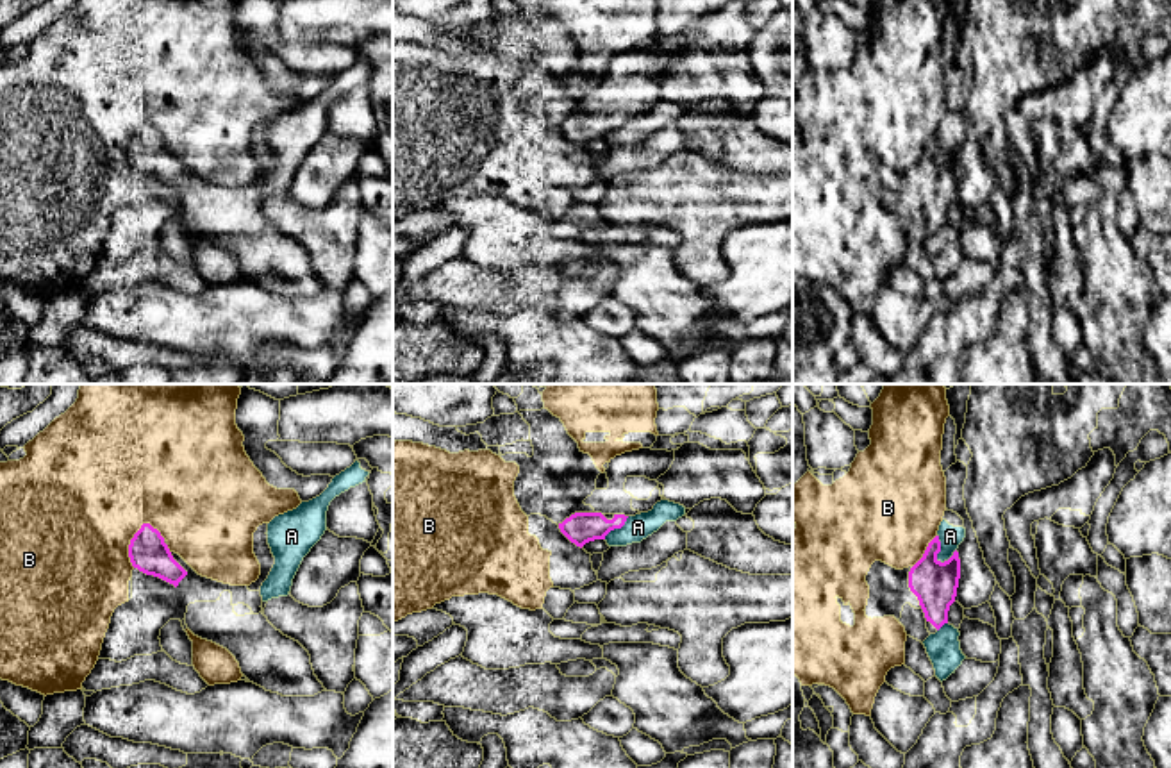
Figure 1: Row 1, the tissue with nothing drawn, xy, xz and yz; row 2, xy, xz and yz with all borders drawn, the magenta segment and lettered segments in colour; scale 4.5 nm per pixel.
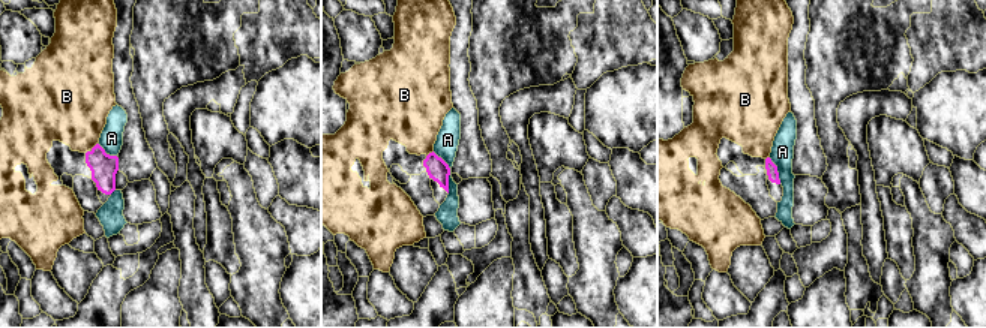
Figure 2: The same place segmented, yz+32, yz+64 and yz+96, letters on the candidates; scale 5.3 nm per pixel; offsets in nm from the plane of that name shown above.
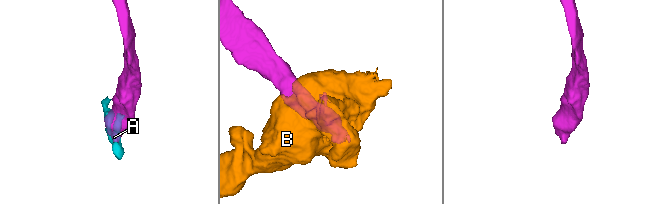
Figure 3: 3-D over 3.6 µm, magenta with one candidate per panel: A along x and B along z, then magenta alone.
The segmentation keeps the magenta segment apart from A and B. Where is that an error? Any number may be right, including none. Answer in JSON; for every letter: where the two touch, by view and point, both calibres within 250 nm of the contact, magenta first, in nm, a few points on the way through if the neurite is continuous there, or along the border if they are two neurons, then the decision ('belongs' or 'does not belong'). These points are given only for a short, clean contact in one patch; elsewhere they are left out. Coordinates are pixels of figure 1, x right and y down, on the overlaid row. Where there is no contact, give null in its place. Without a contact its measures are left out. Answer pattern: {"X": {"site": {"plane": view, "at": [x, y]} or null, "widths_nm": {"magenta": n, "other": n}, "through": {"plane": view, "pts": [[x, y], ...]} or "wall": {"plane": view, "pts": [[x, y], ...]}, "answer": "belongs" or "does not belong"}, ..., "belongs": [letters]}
{"A": {"site": {"plane": "yz", "at": [939, 549]}, "widths_nm": {"magenta": 200, "other": 100}, "answer": "does not belong"}, "B": {"site": {"plane": "xy", "at": [131, 543]}, "widths_nm": {"magenta": 170, "other": 480}, "answer": "does not belong"}, "belongs": []}

